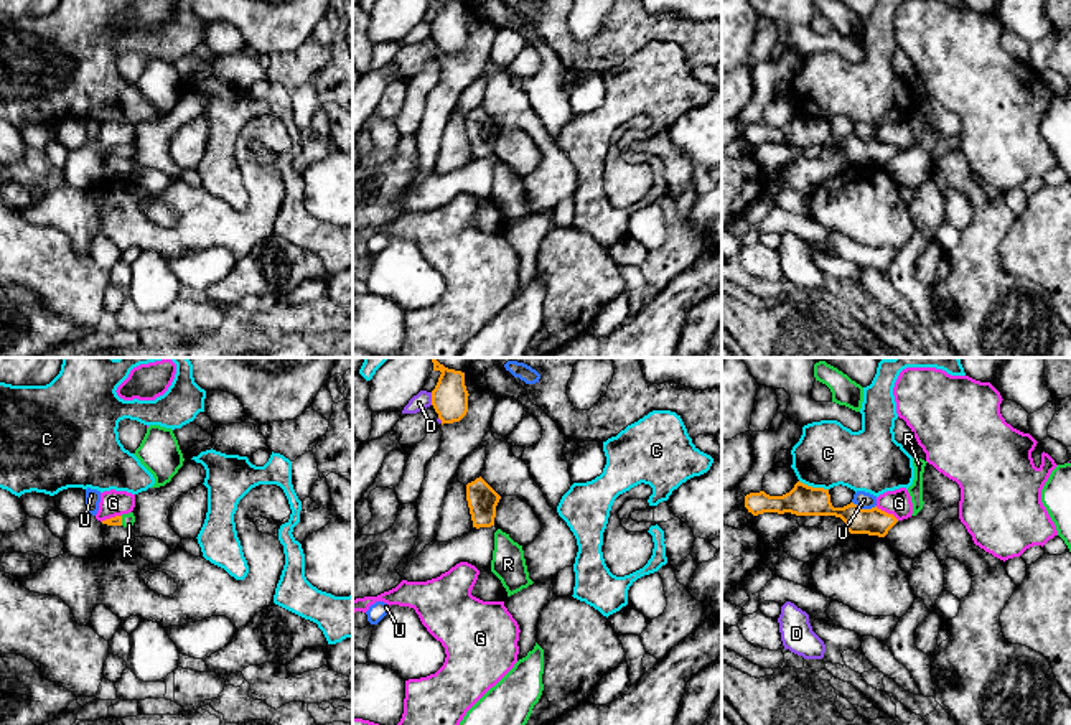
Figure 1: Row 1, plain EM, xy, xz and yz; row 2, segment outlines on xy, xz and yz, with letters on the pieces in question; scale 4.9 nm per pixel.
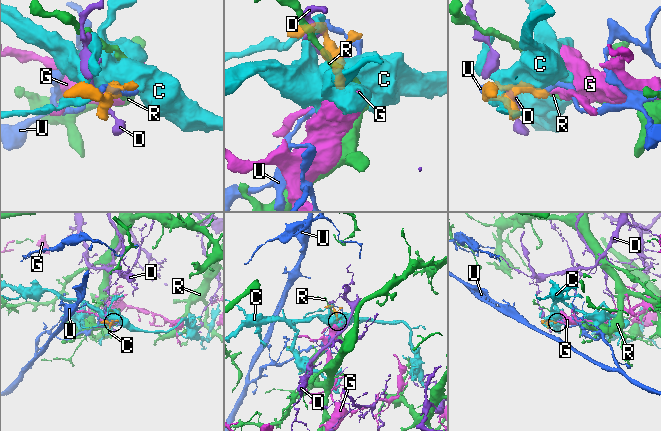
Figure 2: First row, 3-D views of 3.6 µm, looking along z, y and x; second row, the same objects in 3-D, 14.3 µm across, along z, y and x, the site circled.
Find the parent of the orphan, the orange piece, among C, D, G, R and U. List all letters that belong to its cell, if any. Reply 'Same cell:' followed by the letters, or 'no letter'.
Same cell: R

